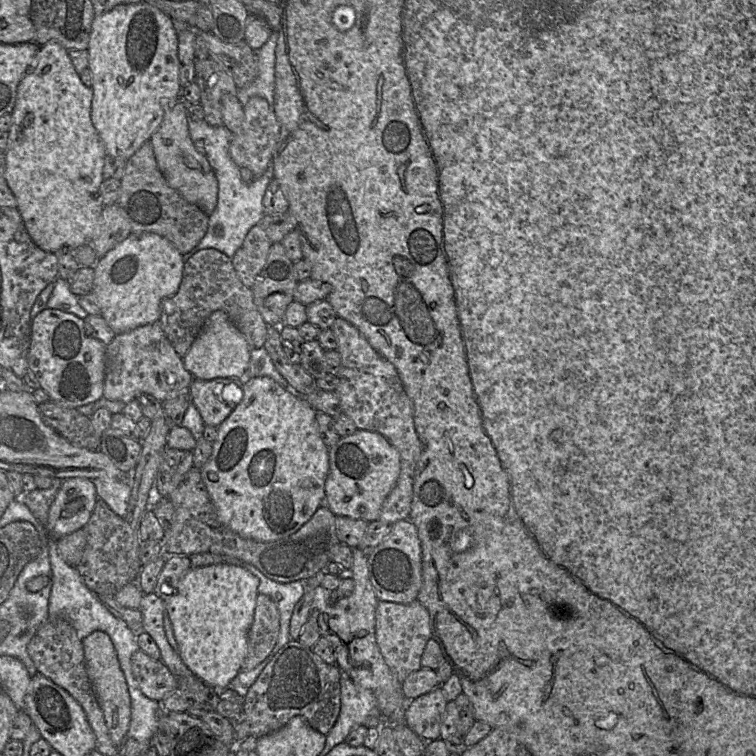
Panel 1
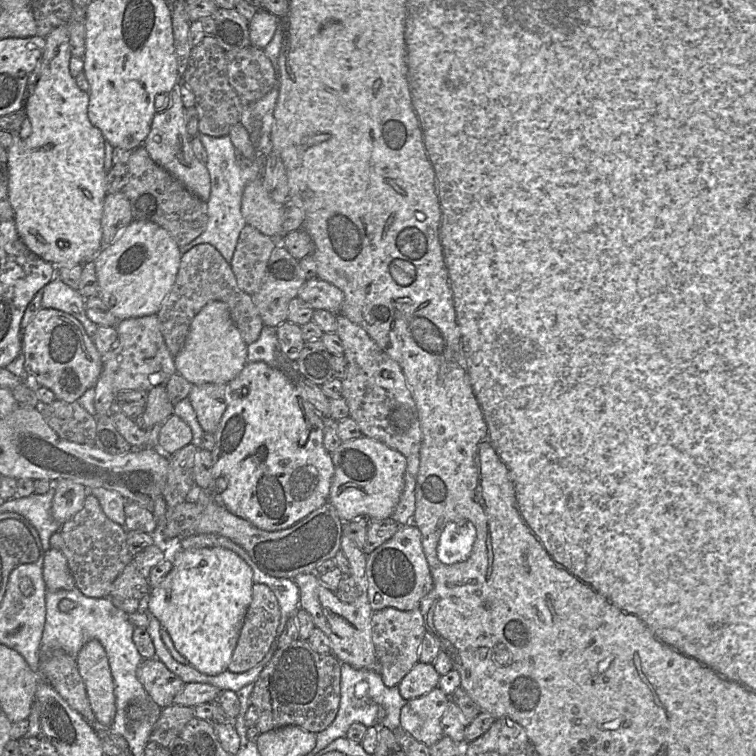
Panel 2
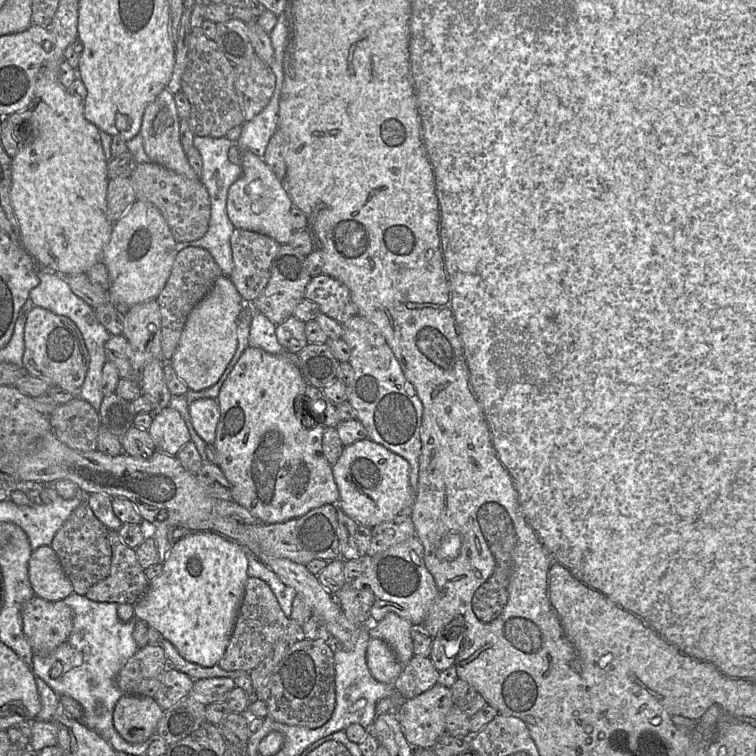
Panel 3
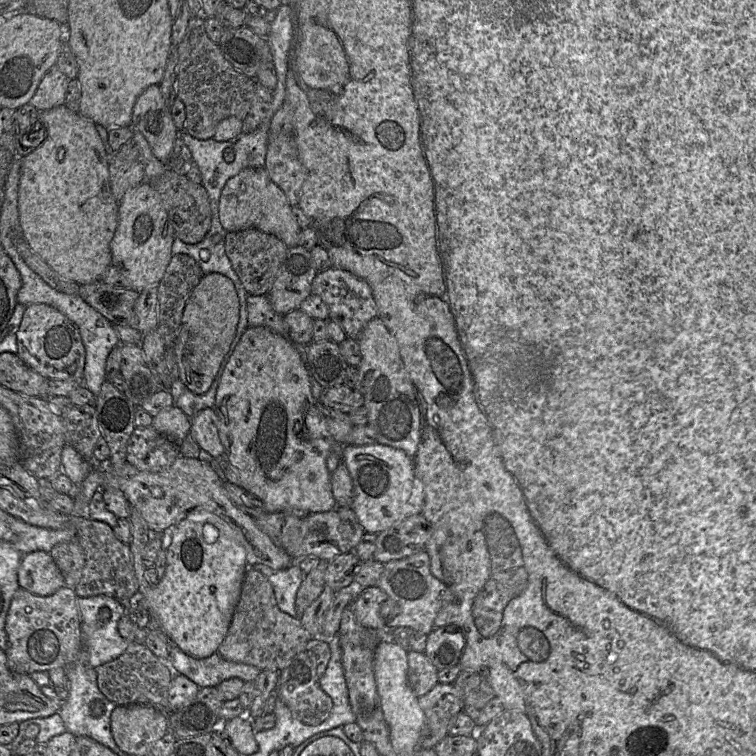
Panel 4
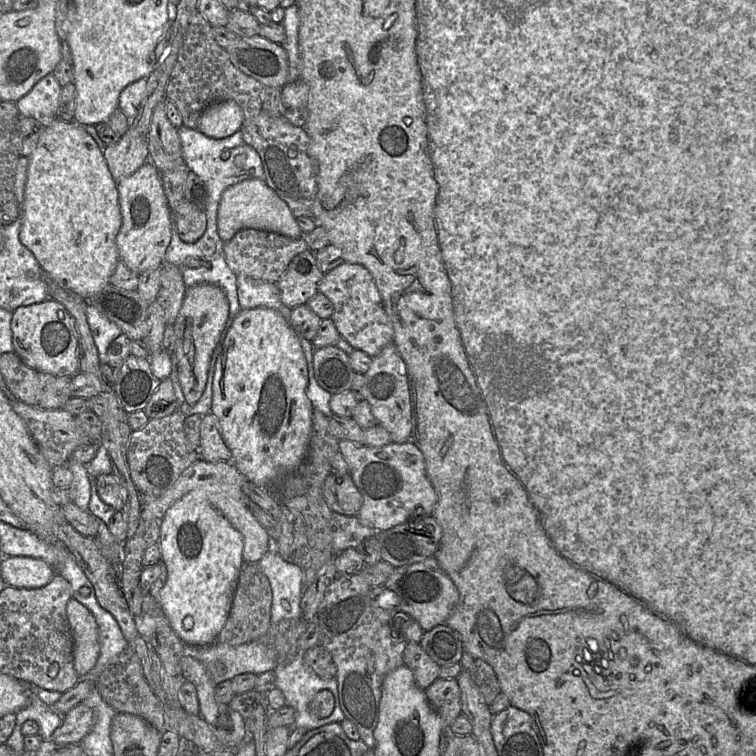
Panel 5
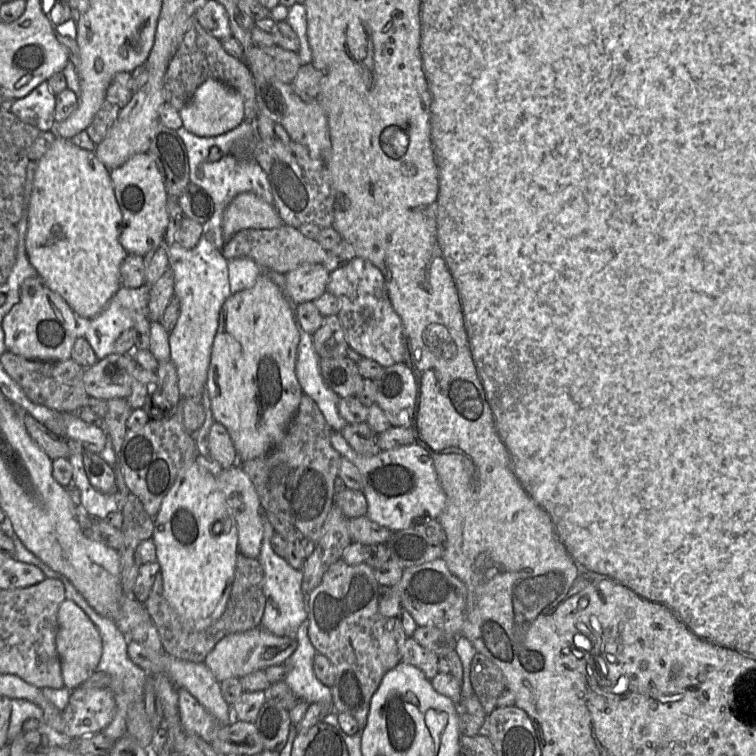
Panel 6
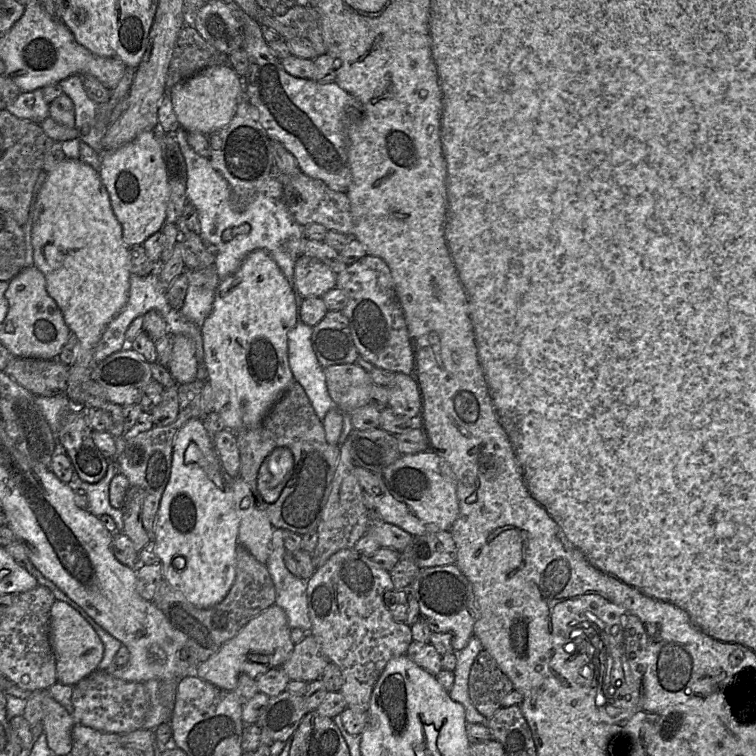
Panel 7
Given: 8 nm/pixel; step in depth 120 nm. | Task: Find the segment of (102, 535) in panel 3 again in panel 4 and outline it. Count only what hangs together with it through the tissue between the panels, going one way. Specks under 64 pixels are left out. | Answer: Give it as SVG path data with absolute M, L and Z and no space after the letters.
M77 540L56 544L49 552L59 568L65 585L74 589L85 565L85 554Z

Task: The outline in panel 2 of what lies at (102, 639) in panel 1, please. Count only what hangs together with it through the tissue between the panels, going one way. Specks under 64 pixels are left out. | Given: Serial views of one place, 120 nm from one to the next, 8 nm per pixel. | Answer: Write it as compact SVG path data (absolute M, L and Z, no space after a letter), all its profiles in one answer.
M92 639L81 648L76 660L96 720L110 726L116 715L116 703L113 677L104 647L99 640Z

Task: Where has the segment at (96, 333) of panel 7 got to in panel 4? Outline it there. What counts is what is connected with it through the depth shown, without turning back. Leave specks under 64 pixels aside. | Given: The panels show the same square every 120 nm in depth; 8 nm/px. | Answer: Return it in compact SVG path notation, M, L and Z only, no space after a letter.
M64 104L49 110L39 111L39 119L45 129L45 139L41 145L27 156L21 158L21 173L18 186L19 234L25 238L35 251L57 274L79 285L101 280L103 274L112 263L110 244L118 225L119 202L114 198L110 186L109 157L105 151L96 124L80 113L69 110Z

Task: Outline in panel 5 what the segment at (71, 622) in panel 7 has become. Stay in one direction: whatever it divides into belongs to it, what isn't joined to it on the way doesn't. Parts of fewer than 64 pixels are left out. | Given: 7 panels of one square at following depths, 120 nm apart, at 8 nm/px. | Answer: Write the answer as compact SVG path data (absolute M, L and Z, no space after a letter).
M75 598L67 602L66 614L73 639L74 668L80 678L85 677L99 656L98 626L93 614Z

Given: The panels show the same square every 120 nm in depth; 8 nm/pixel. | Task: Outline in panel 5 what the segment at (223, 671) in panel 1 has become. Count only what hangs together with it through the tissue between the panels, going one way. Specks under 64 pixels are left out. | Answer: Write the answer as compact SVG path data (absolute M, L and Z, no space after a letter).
M189 492L160 521L158 544L161 561L167 568L159 604L171 628L188 646L213 644L228 619L240 575L243 562L240 534L210 506L203 492Z

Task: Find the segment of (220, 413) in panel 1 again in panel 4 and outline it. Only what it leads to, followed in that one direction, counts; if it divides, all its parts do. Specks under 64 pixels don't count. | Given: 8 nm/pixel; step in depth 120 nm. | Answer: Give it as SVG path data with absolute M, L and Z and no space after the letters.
M205 408L191 418L190 432L210 456L219 457L225 453L219 437L219 418L214 408Z

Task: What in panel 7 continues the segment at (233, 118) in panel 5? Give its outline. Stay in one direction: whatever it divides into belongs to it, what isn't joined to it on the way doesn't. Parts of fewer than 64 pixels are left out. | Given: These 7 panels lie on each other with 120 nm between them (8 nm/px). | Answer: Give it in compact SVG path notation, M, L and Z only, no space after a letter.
M227 64L204 68L176 84L166 95L171 99L178 122L184 130L209 135L231 121L238 102L242 98L242 91L243 82L241 78Z

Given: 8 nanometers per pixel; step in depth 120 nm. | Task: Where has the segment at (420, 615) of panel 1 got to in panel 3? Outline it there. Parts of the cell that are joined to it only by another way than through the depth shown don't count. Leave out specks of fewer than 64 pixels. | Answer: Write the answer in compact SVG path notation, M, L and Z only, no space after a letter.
M388 613L377 622L369 622L371 638L378 638L386 642L402 667L405 667L414 656L411 638L412 623L395 613Z

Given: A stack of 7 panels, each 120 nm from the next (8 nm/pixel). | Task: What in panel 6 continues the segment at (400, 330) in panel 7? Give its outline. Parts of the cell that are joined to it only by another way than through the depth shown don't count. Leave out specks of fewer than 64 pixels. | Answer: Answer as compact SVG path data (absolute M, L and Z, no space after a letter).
M355 257L347 265L330 273L327 290L339 301L338 317L341 321L347 343L361 357L374 360L383 367L405 362L403 323L394 310L382 272L369 260Z

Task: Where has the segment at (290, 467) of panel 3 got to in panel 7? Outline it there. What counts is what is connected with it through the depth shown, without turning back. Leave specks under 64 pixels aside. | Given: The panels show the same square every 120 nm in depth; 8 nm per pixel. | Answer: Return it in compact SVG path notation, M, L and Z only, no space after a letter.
M258 249L258 250L254 250L254 251L250 252L245 257L242 264L236 270L236 272L234 272L229 277L221 280L219 286L216 289L212 311L209 314L209 316L205 319L204 323L201 326L201 334L202 334L202 342L203 342L203 350L204 350L204 367L206 369L207 375L208 375L208 381L212 387L212 391L214 394L214 412L216 412L219 415L224 429L229 429L232 432L237 432L240 430L252 429L252 428L257 427L263 421L263 419L266 417L266 415L268 414L271 407L281 397L281 395L285 392L285 390L290 385L290 383L294 380L294 377L292 375L291 369L289 367L289 362L288 362L288 333L296 325L296 323L298 323L299 320L301 320L300 319L300 305L301 305L301 302L303 299L305 299L305 298L301 297L301 299L300 299L298 292L294 287L294 284L291 284L288 281L288 279L286 278L286 276L284 275L284 273L282 272L282 270L280 269L278 264L276 263L276 261L272 258L272 256L266 250L263 250L263 249Z

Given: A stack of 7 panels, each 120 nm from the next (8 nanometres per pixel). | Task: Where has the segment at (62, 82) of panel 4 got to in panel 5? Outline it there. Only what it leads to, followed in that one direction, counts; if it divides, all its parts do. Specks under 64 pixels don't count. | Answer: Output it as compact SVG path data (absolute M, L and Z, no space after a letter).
M53 73L47 74L15 102L19 115L34 118L44 127L49 126L57 118L61 90Z

